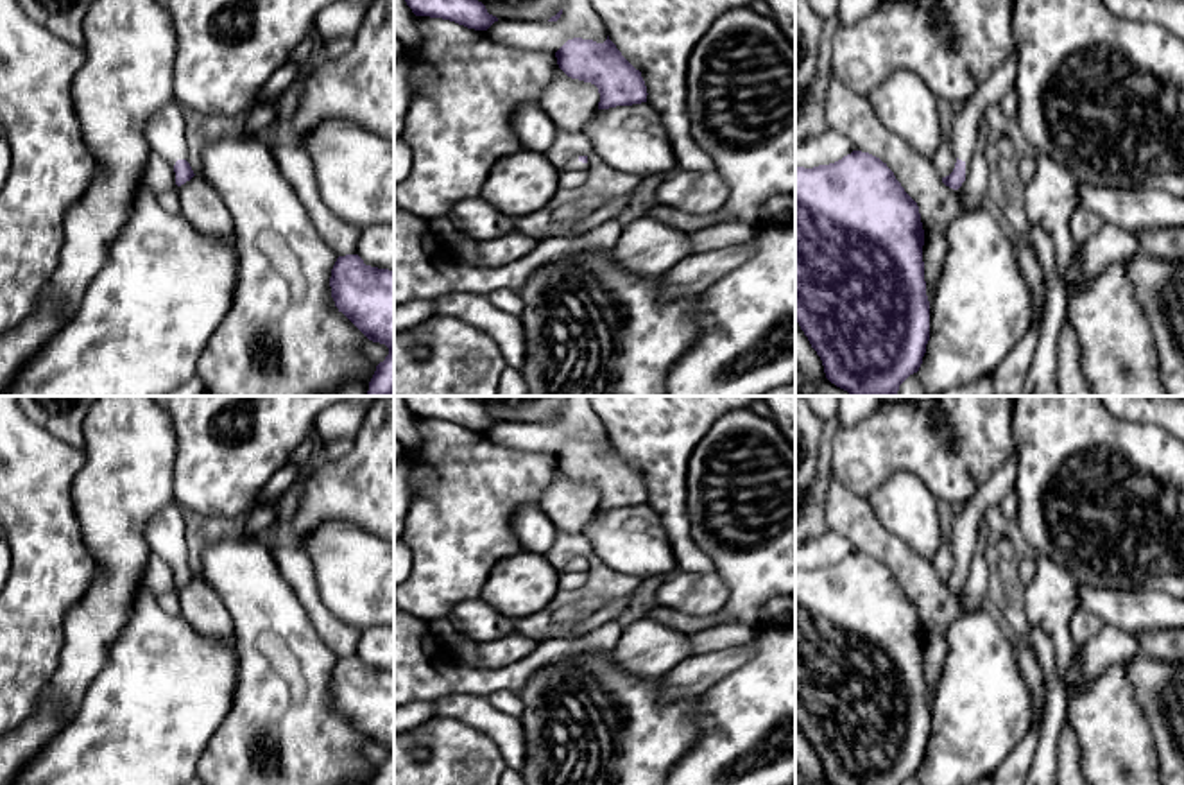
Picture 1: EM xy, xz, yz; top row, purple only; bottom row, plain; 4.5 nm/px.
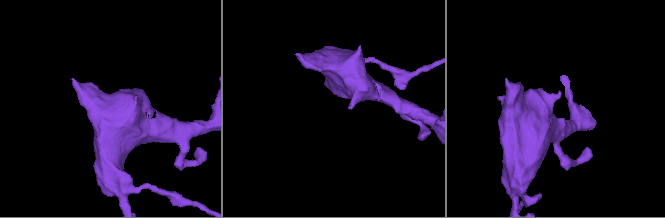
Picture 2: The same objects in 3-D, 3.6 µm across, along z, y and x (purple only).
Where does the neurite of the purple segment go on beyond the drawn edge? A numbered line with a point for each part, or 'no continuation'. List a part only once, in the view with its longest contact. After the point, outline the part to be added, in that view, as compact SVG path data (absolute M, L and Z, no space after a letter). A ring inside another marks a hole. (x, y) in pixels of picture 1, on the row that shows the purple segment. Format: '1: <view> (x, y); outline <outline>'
1: xy (165, 131); outline M176 100L167 104L147 122L145 138L152 152L168 163L186 160L186 109Z

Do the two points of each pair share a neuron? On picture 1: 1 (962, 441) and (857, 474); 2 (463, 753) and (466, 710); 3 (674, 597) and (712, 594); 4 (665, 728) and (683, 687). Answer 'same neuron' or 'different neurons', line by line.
1: same neuron
2: different neurons
3: same neuron
4: different neurons

